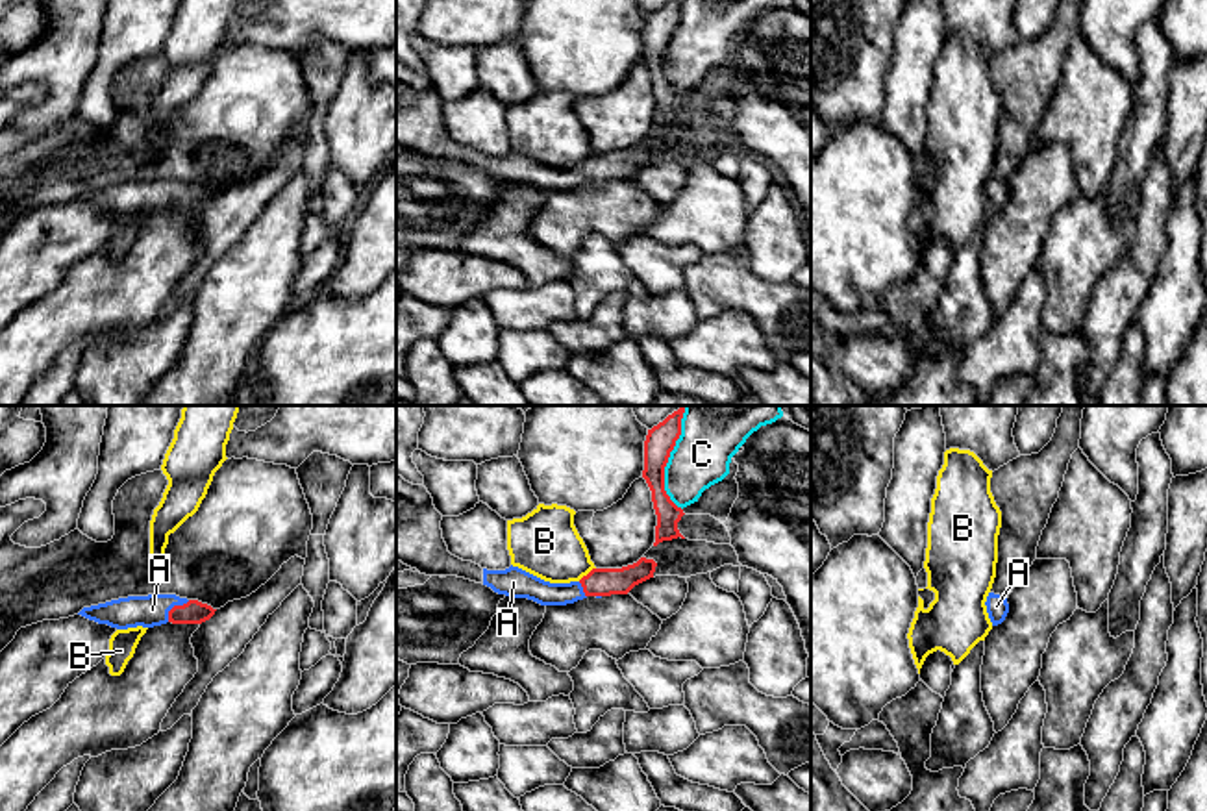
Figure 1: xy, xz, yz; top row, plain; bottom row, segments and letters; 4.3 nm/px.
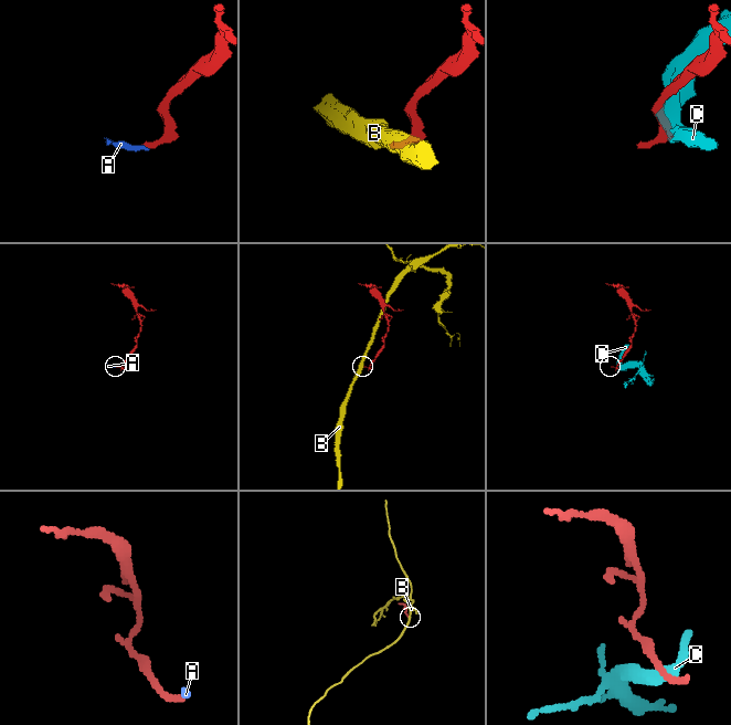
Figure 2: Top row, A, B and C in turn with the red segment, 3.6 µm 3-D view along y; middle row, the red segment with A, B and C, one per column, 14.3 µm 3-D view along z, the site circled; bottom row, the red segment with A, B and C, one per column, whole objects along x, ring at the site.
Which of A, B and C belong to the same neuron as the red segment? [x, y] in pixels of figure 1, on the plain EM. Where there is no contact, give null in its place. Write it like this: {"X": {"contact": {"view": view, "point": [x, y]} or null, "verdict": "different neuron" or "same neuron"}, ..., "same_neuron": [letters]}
{"A": {"contact": {"view": "xy", "point": [174, 191]}, "verdict": "same neuron"}, "B": {"contact": {"view": "xz", "point": [587, 160]}, "verdict": "different neuron"}, "C": {"contact": {"view": "xz", "point": [667, 47]}, "verdict": "different neuron"}, "same_neuron": ["A"]}

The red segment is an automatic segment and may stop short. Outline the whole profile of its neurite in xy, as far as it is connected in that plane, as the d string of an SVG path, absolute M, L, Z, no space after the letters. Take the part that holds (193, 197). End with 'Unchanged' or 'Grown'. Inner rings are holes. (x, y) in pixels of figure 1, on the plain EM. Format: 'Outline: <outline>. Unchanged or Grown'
Outline: M176 180L128 181L83 193L78 200L117 215L172 209L202 209L215 200L207 189Z. Grown

